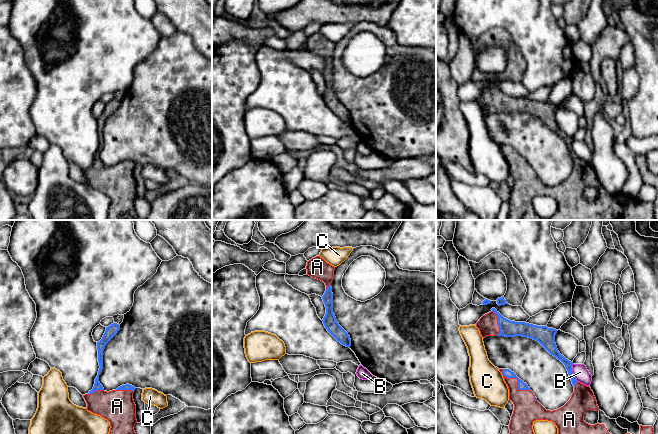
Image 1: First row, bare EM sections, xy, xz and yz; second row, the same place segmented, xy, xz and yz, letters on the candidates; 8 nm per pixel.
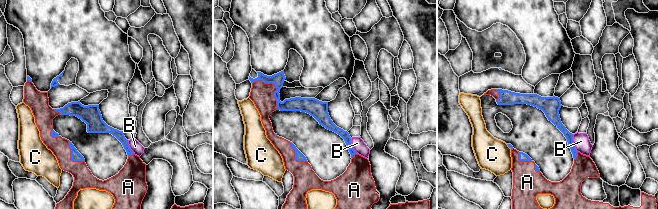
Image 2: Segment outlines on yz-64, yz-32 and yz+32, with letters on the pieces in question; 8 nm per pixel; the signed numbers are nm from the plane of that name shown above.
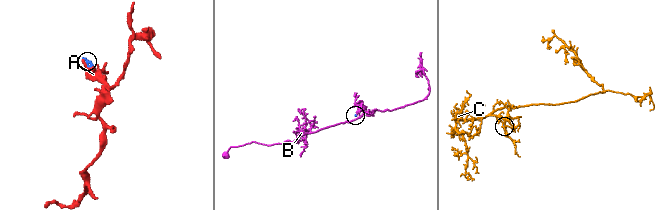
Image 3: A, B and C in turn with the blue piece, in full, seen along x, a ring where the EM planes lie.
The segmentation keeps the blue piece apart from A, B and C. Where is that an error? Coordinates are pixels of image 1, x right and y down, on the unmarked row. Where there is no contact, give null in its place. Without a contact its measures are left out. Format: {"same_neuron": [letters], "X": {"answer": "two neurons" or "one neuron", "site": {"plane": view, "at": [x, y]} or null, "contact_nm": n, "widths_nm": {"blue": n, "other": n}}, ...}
{"same_neuron": ["A"], "A": {"answer": "one neuron", "site": {"plane": "yz", "at": [518, 157]}, "contact_nm": 280, "widths_nm": {"blue": 70, "other": 200}}, "B": {"answer": "two neurons", "site": {"plane": "yz", "at": [572, 149]}, "contact_nm": 150, "widths_nm": {"blue": 80, "other": 120}}, "C": {"answer": "two neurons", "site": null}}

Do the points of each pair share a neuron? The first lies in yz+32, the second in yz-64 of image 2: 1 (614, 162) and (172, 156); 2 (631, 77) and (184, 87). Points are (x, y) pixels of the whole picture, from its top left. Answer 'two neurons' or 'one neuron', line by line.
1: two neurons
2: one neuron

